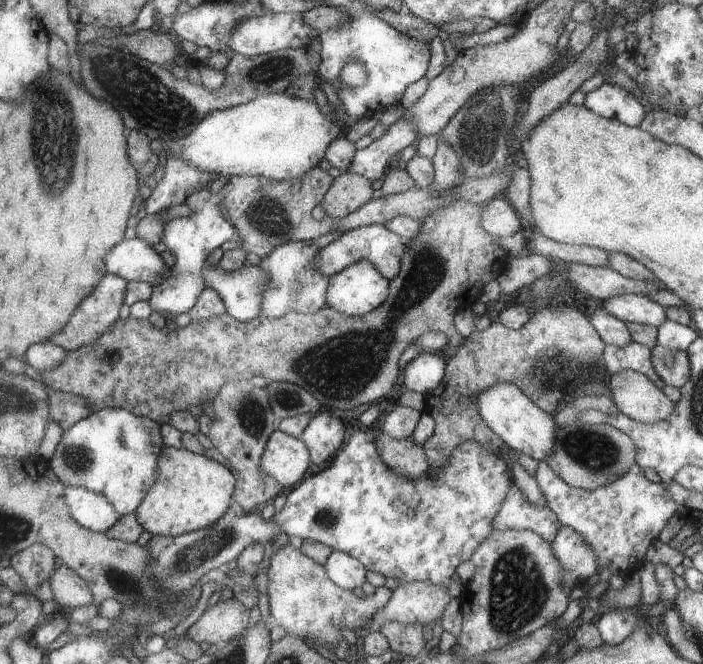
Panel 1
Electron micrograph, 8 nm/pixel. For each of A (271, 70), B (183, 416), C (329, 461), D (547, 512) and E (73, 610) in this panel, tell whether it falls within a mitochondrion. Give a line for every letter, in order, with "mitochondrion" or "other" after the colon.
A: mitochondrion
B: other
C: other
D: other
E: other

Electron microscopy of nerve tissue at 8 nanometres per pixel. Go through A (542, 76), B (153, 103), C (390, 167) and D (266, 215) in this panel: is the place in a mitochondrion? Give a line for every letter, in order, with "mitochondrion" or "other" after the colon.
A: other
B: mitochondrion
C: other
D: mitochondrion

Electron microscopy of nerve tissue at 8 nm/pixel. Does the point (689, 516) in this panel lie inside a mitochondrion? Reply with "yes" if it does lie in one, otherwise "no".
no

